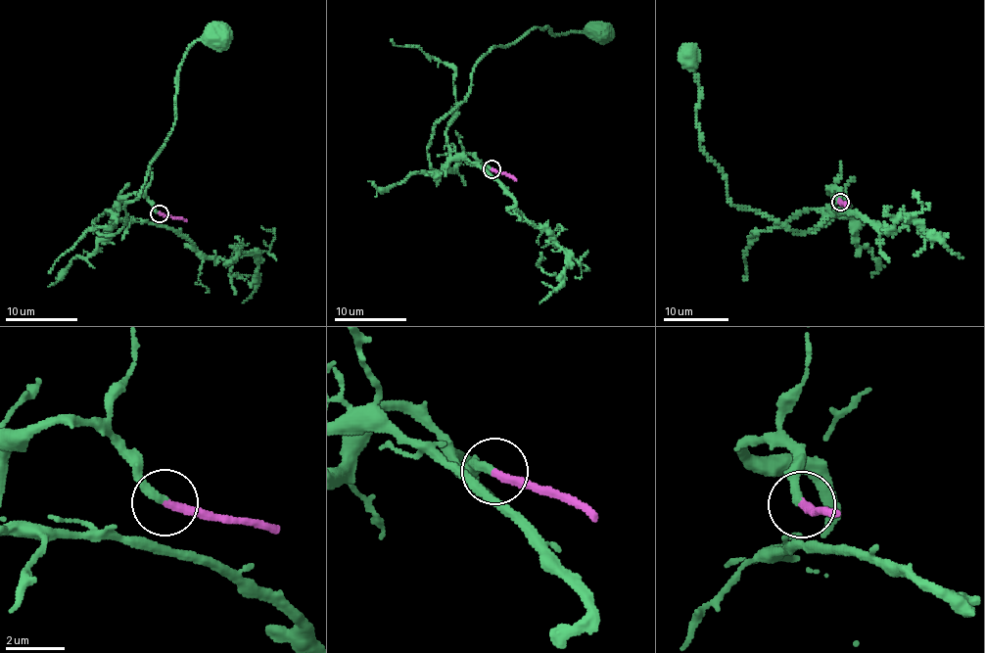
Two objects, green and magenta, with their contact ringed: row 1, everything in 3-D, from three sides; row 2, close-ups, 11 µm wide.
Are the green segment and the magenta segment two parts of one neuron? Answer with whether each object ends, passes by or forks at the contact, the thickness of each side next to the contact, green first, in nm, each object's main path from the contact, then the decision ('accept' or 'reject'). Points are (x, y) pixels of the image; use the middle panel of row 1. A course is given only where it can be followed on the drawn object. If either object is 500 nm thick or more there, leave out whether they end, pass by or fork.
green passes by | magenta ends | 220/280 nm | green via (492, 169), (467, 155), (436, 170), (426, 146), (464, 100), (476, 63), (534, 26), (600, 32) | magenta via (492, 169), (509, 174), (516, 180) | accept

